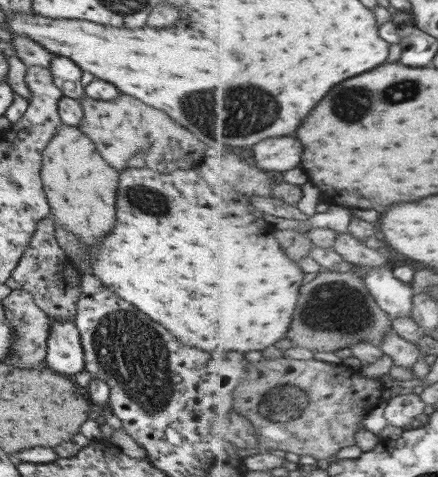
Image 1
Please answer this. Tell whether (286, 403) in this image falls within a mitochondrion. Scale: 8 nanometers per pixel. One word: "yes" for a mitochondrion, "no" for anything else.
yes

